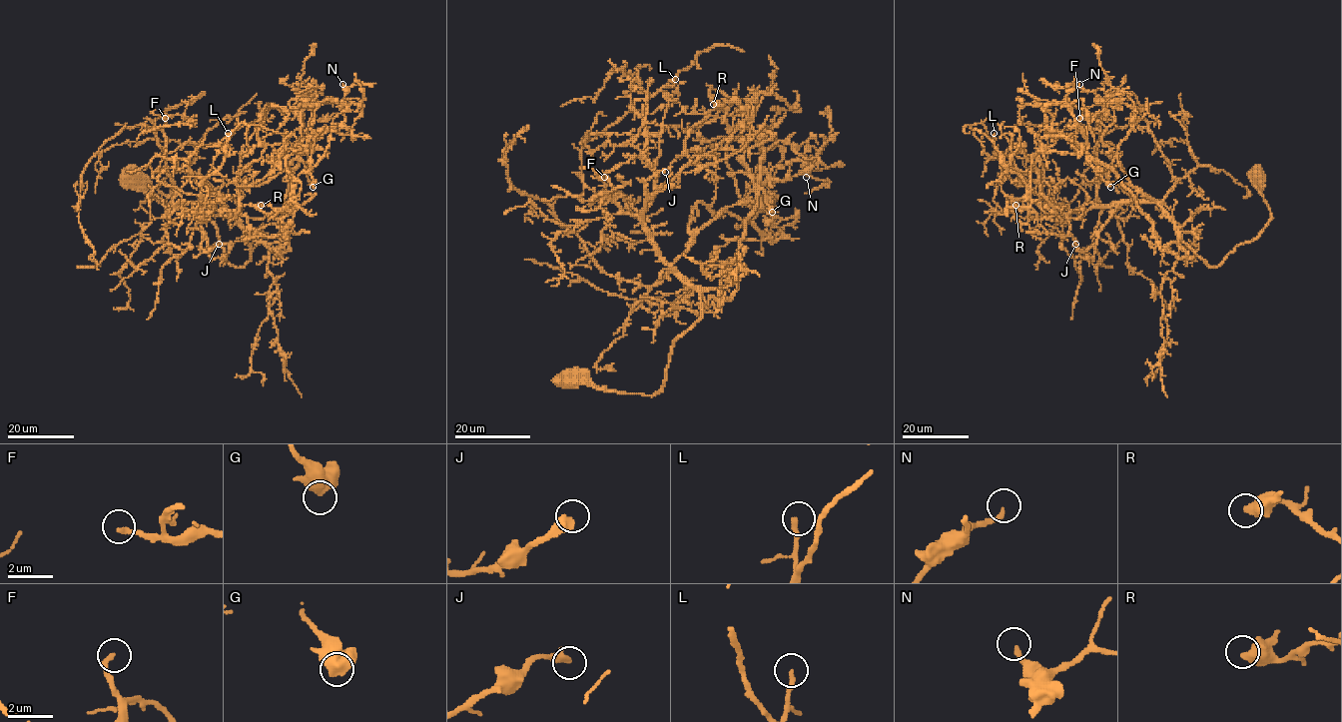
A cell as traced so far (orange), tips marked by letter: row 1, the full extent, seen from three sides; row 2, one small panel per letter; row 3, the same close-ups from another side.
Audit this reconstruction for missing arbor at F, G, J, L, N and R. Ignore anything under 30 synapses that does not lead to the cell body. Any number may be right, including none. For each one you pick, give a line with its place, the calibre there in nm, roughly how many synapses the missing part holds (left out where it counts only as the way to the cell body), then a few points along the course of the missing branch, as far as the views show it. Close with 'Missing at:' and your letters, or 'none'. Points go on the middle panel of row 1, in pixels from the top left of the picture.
F: Place: (604, 177). Thickness 220 nm. Roughly 50 synapses. Course of what is missing: (604, 177), (604, 166), (595, 158), (605, 153), (649, 187), (649, 193), (642, 194)
J: Place: (665, 172). Thickness 440 nm. Roughly 50 synapses. Course of what is missing: (665, 172), (666, 156), (678, 132), (680, 115), (677, 109), (648, 91), (620, 92), (604, 98)
Missing at: F, J

